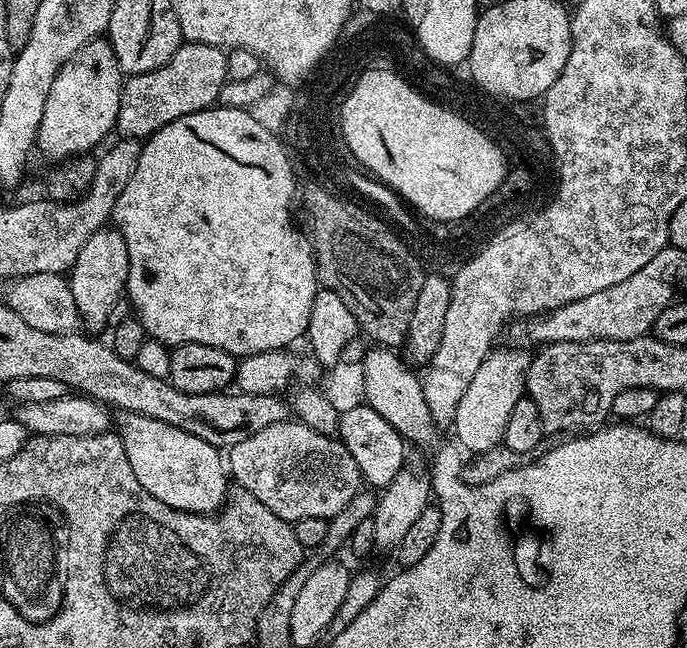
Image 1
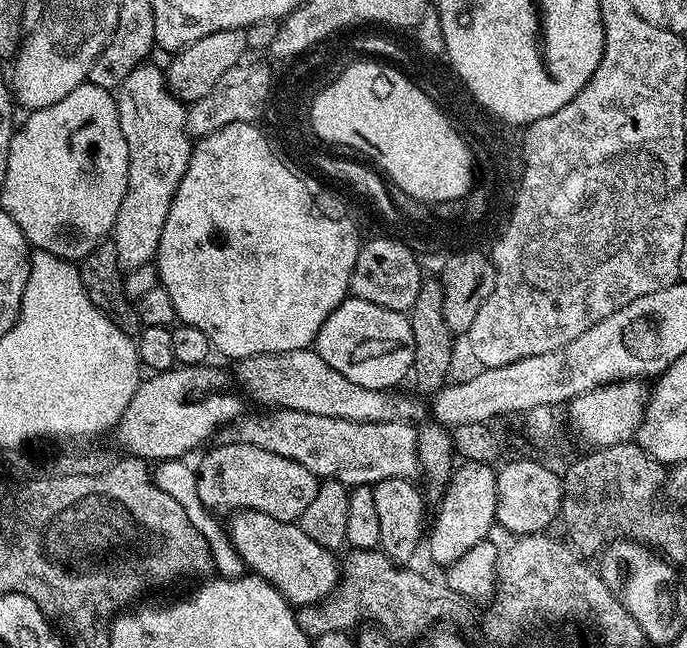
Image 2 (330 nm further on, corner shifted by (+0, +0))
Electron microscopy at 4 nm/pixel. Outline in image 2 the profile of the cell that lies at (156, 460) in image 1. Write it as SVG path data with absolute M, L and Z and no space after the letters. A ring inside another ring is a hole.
M240 510L226 520L226 531L236 552L244 559L245 569L261 576L270 586L274 586L293 606L316 606L330 595L338 583L338 560L327 548L318 546L314 538L310 538L302 531L299 523L270 518L270 514Z

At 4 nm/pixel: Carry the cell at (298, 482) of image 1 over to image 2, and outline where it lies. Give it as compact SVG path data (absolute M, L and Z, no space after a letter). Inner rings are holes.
M227 442L211 448L203 453L205 456L196 468L198 498L209 510L224 507L232 508L228 510L251 510L270 514L270 518L296 522L302 510L310 506L314 494L318 494L321 483L318 477L306 470L306 466L290 458L282 458L282 454L270 454L270 450L249 444Z

